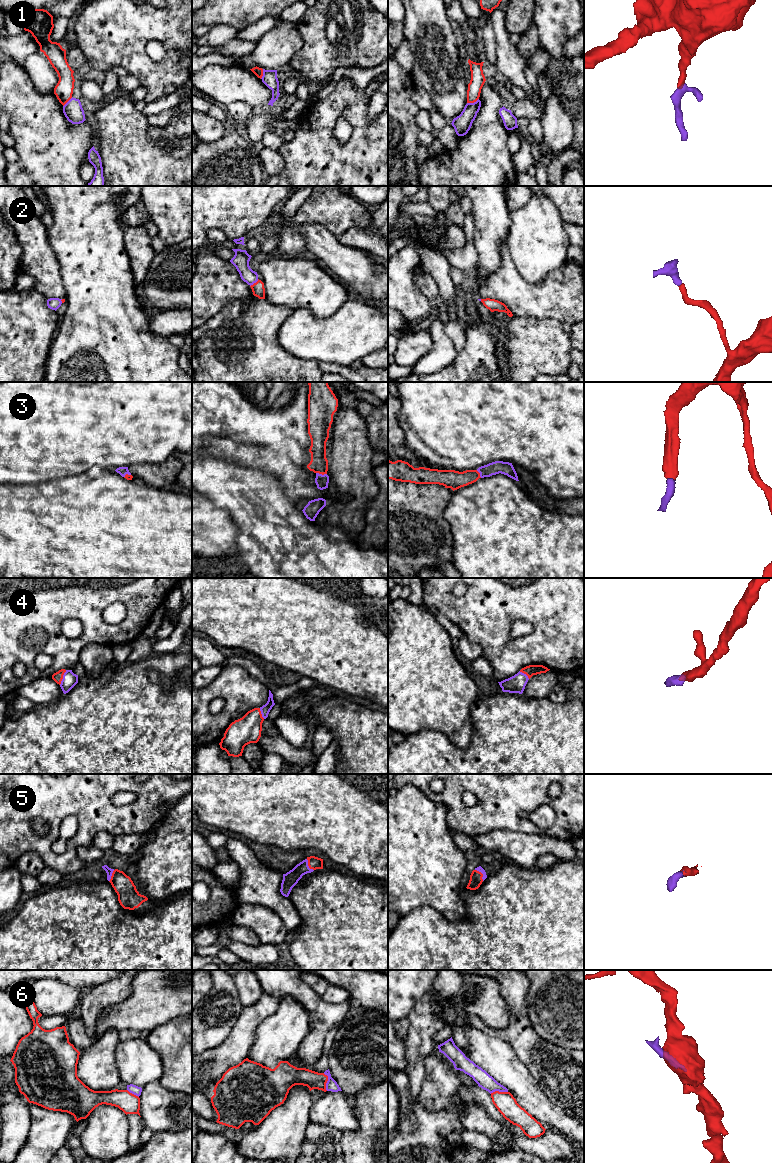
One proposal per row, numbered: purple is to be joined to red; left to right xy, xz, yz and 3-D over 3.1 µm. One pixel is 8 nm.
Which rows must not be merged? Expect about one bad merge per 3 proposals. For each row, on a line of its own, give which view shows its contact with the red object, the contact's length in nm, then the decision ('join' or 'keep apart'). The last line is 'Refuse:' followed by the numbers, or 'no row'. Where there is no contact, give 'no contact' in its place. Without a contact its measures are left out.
1: contact in yz; length 100 nm; keep apart
2: contact in xz; length 90 nm; join
3: contact in xz; length 90 nm; join
4: contact in xy; length 130 nm; join
5: contact in yz; length 120 nm; join
6: contact in xz; length 150 nm; keep apart
Refuse: 1, 6

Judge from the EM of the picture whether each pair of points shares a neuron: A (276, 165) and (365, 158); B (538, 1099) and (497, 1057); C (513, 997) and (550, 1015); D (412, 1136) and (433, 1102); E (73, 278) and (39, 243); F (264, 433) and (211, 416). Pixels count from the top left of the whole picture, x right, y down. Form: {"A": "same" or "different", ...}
{"A": "different", "B": "same", "C": "different", "D": "different", "E": "different", "F": "same"}

